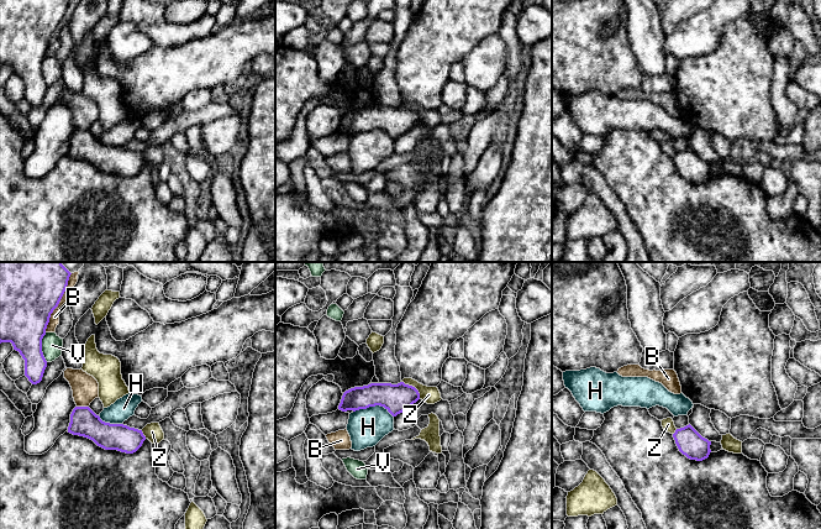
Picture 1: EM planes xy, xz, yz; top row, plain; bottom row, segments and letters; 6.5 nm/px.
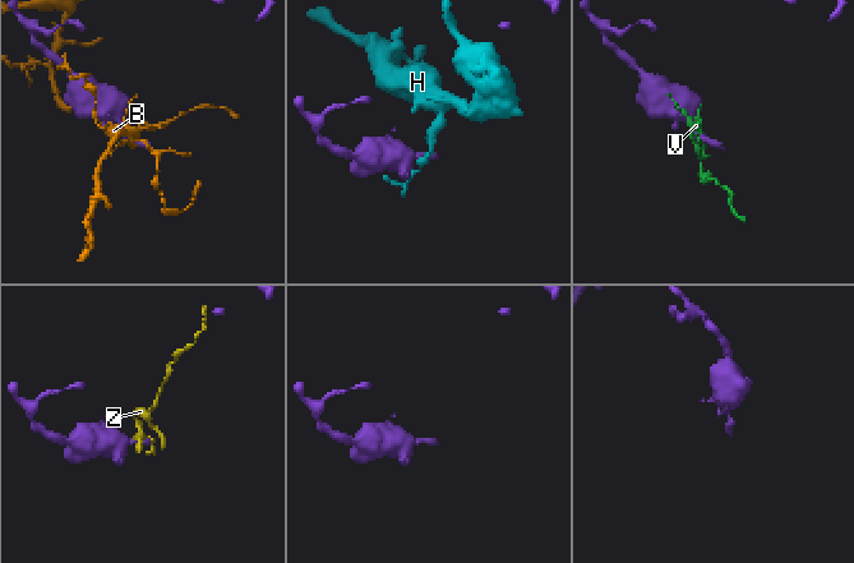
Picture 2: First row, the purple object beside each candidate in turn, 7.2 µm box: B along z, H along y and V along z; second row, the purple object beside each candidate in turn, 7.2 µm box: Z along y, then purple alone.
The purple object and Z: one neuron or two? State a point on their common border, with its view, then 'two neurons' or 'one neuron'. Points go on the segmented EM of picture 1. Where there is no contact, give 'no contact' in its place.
xz (414, 387) | two neurons

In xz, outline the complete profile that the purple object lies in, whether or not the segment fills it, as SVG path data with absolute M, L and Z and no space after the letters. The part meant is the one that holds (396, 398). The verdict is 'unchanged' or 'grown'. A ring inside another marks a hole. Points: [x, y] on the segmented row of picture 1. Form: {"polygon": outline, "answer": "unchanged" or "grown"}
{"polygon": "M404 382L370 383L363 387L354 387L342 396L338 409L342 412L367 409L369 407L384 407L393 417L402 413L420 399L419 391Z", "answer": "unchanged"}

